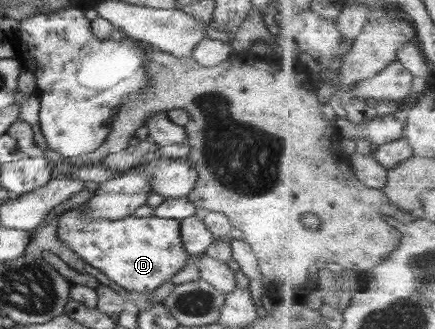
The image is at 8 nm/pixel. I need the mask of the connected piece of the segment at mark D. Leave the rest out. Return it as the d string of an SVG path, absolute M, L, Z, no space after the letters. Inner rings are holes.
M77 205L58 215L55 232L56 238L82 262L102 272L120 288L134 292L152 292L179 272L190 257L180 240L179 220L154 215L128 215L118 220L95 219L87 217Z

